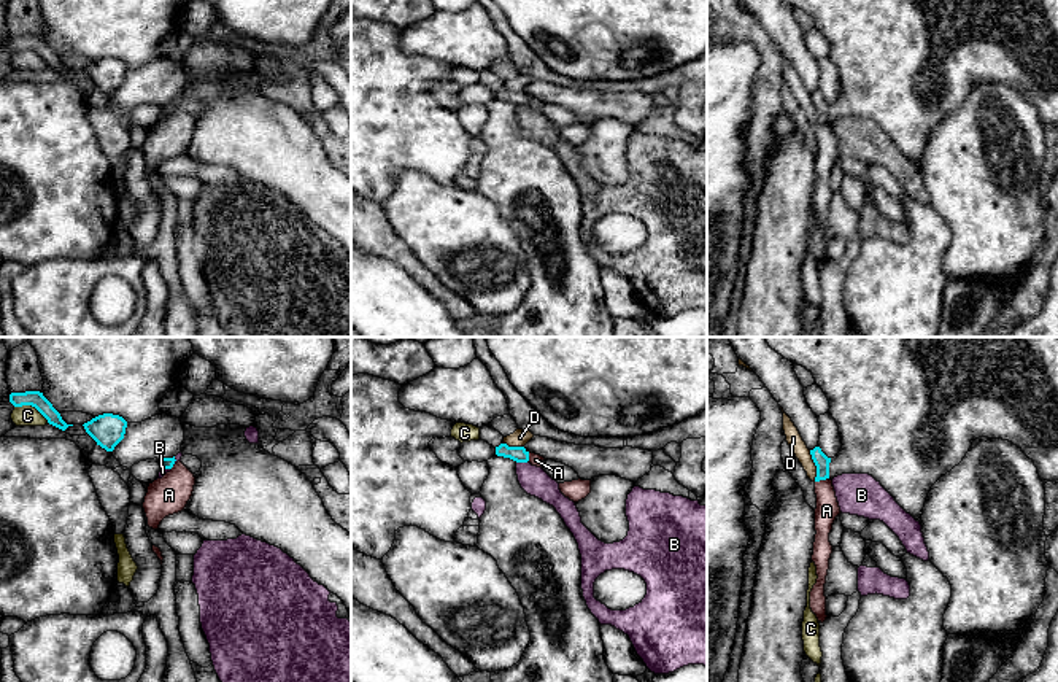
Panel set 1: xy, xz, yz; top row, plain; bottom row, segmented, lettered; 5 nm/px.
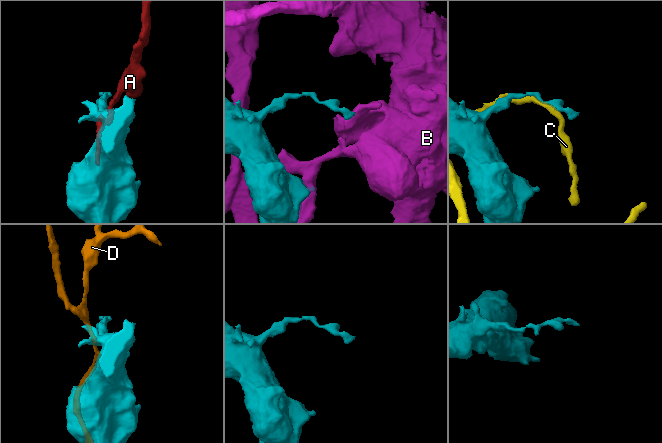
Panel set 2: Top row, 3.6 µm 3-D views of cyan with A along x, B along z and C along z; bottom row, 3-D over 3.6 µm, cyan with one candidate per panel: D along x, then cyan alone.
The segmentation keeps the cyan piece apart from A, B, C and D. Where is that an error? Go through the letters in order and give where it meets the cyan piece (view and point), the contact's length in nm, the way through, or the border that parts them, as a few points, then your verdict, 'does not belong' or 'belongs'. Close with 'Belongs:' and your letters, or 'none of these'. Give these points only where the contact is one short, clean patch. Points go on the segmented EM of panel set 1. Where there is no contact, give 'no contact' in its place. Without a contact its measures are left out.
A: yz (822, 479) | 80 nm | along yz (828, 477), (815, 482) | does not belong
B: xz (521, 461) | 60 nm | does not belong
C: xy (32, 406) | 190 nm | does not belong
D: yz (815, 464) | 160 nm | does not belong
Belongs: none of these

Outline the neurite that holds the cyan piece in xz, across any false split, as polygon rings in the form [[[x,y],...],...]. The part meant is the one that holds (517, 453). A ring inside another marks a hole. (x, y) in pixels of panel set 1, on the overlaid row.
[[[500,444],[499,447],[496,447],[496,455],[510,458],[516,463],[529,461],[529,451],[524,447],[508,447],[507,444]]]

